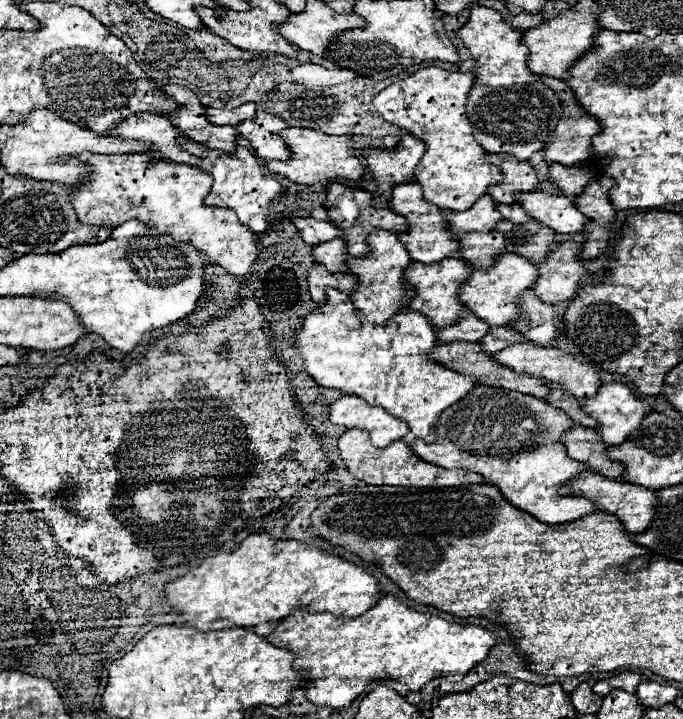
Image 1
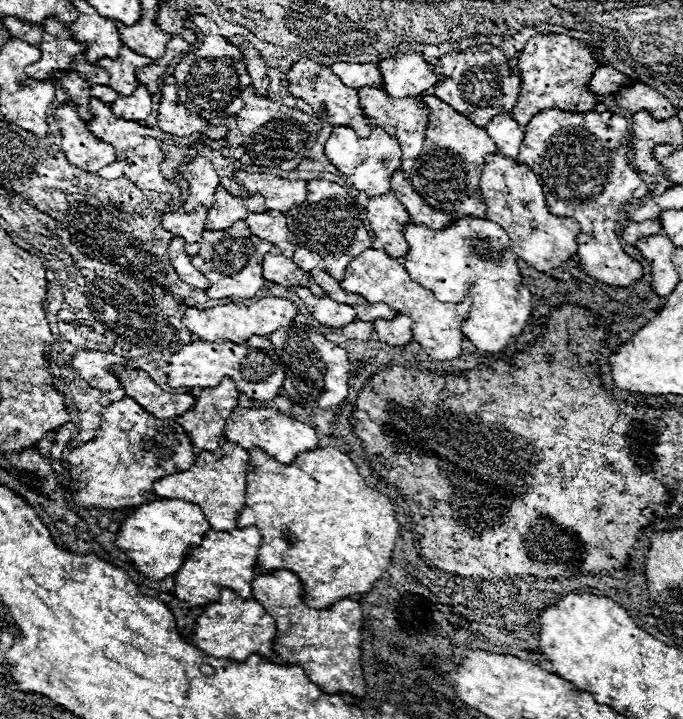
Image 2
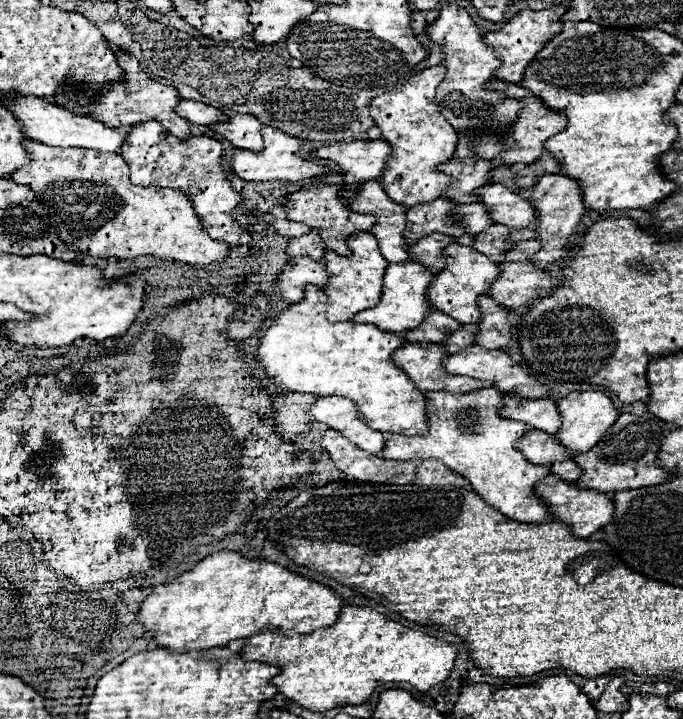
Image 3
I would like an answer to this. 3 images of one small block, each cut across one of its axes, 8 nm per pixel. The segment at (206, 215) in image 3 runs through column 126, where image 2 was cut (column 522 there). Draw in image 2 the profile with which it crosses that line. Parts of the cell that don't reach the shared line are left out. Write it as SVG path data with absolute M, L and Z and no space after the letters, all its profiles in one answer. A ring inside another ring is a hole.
M542 110L524 126L524 144L516 162L526 164L540 180L548 212L574 218L580 224L578 264L590 278L610 286L630 286L642 278L642 264L632 260L618 242L618 212L634 198L644 198L648 186L632 166L630 130L626 118L614 112L572 114Z

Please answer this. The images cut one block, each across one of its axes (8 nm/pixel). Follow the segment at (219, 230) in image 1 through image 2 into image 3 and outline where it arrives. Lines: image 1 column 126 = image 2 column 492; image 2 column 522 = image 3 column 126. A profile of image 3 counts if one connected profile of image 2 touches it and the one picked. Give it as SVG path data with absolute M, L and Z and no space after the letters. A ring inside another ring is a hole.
M34 140L24 142L30 154L30 164L18 168L8 178L26 184L36 192L36 198L56 216L56 234L66 244L76 244L76 250L94 258L136 260L140 256L154 256L160 260L174 260L184 264L212 264L222 262L228 254L224 242L212 240L200 226L188 196L174 188L142 188L130 182L128 164L120 154L96 152L90 148L54 148Z

